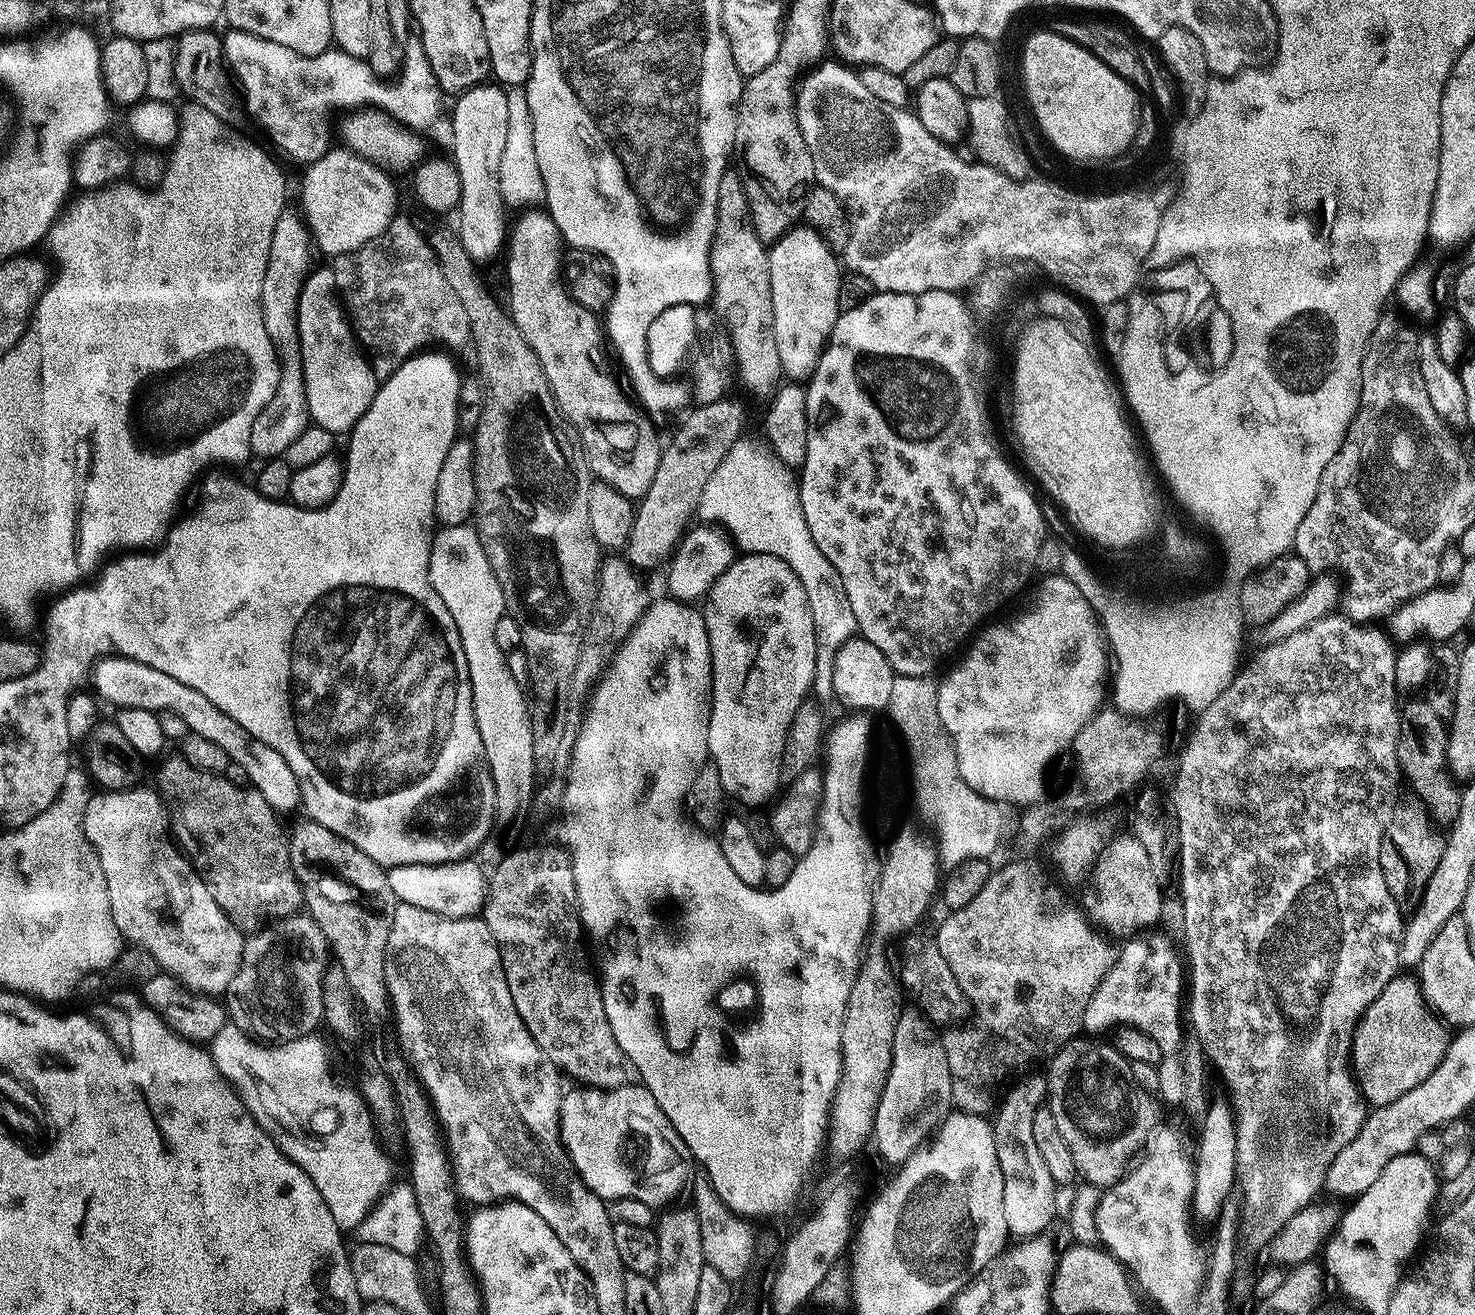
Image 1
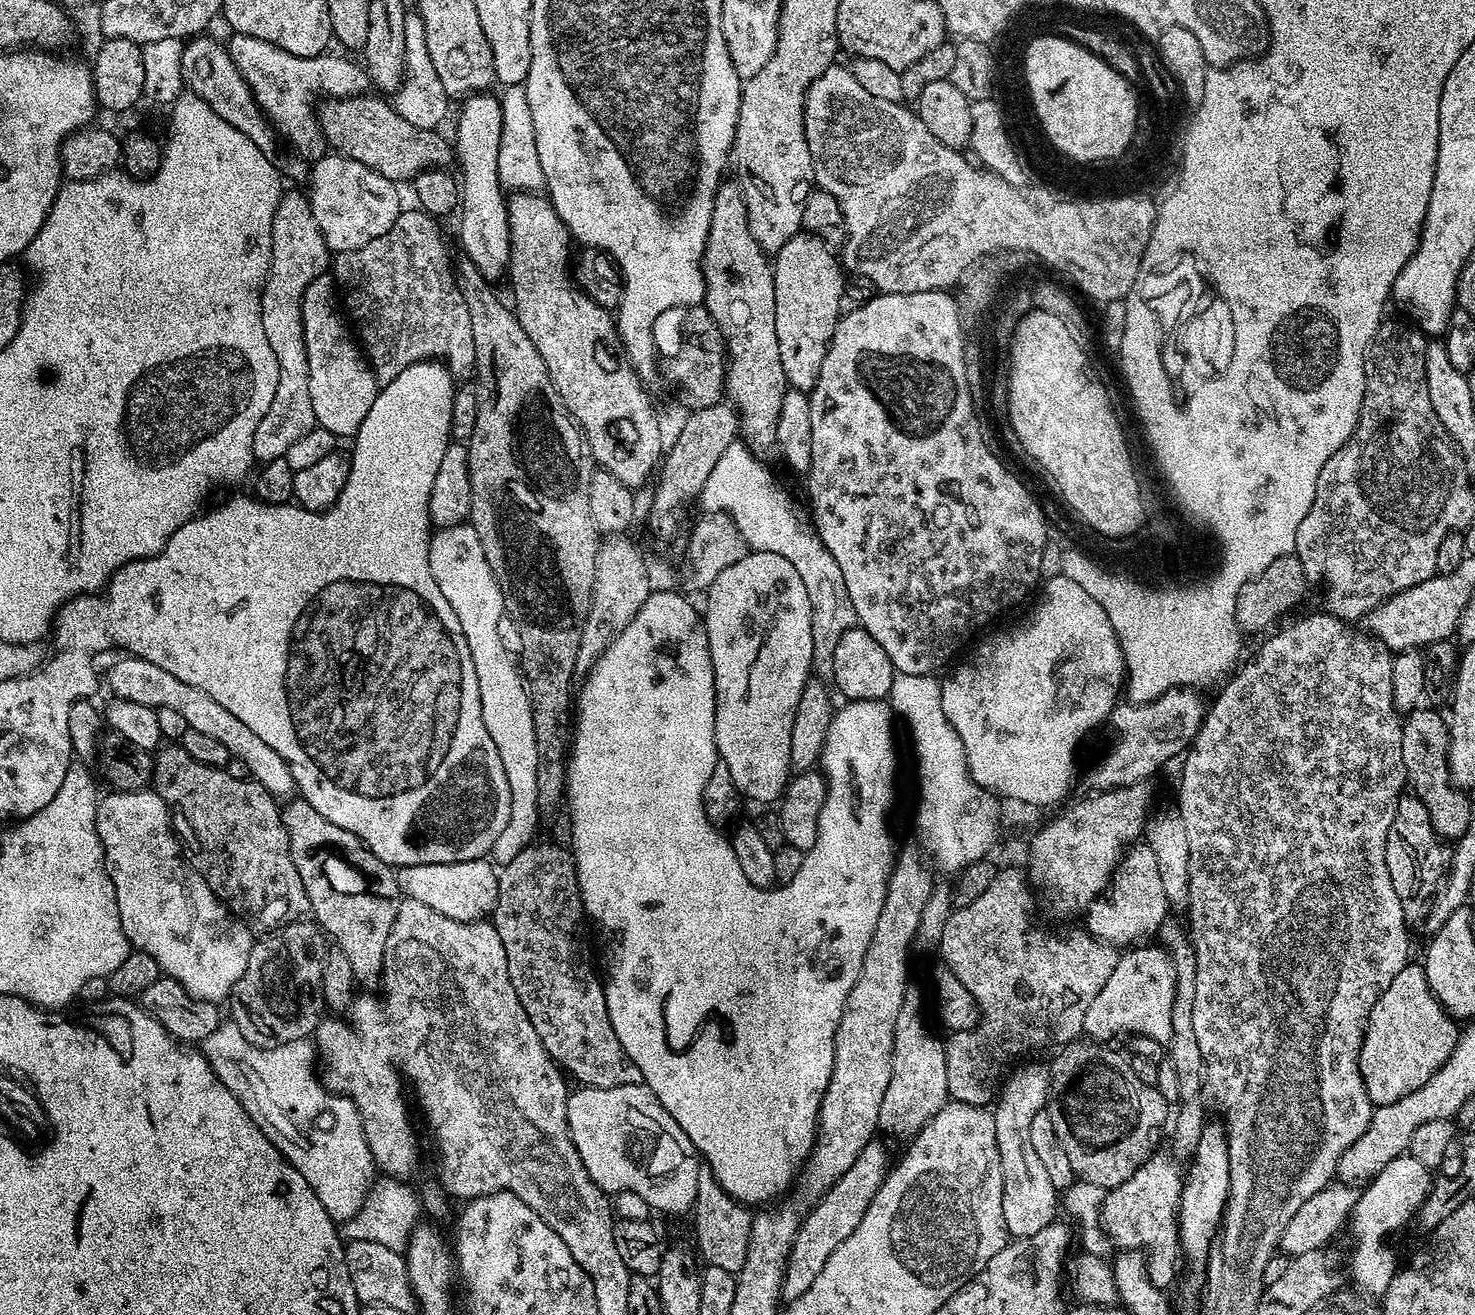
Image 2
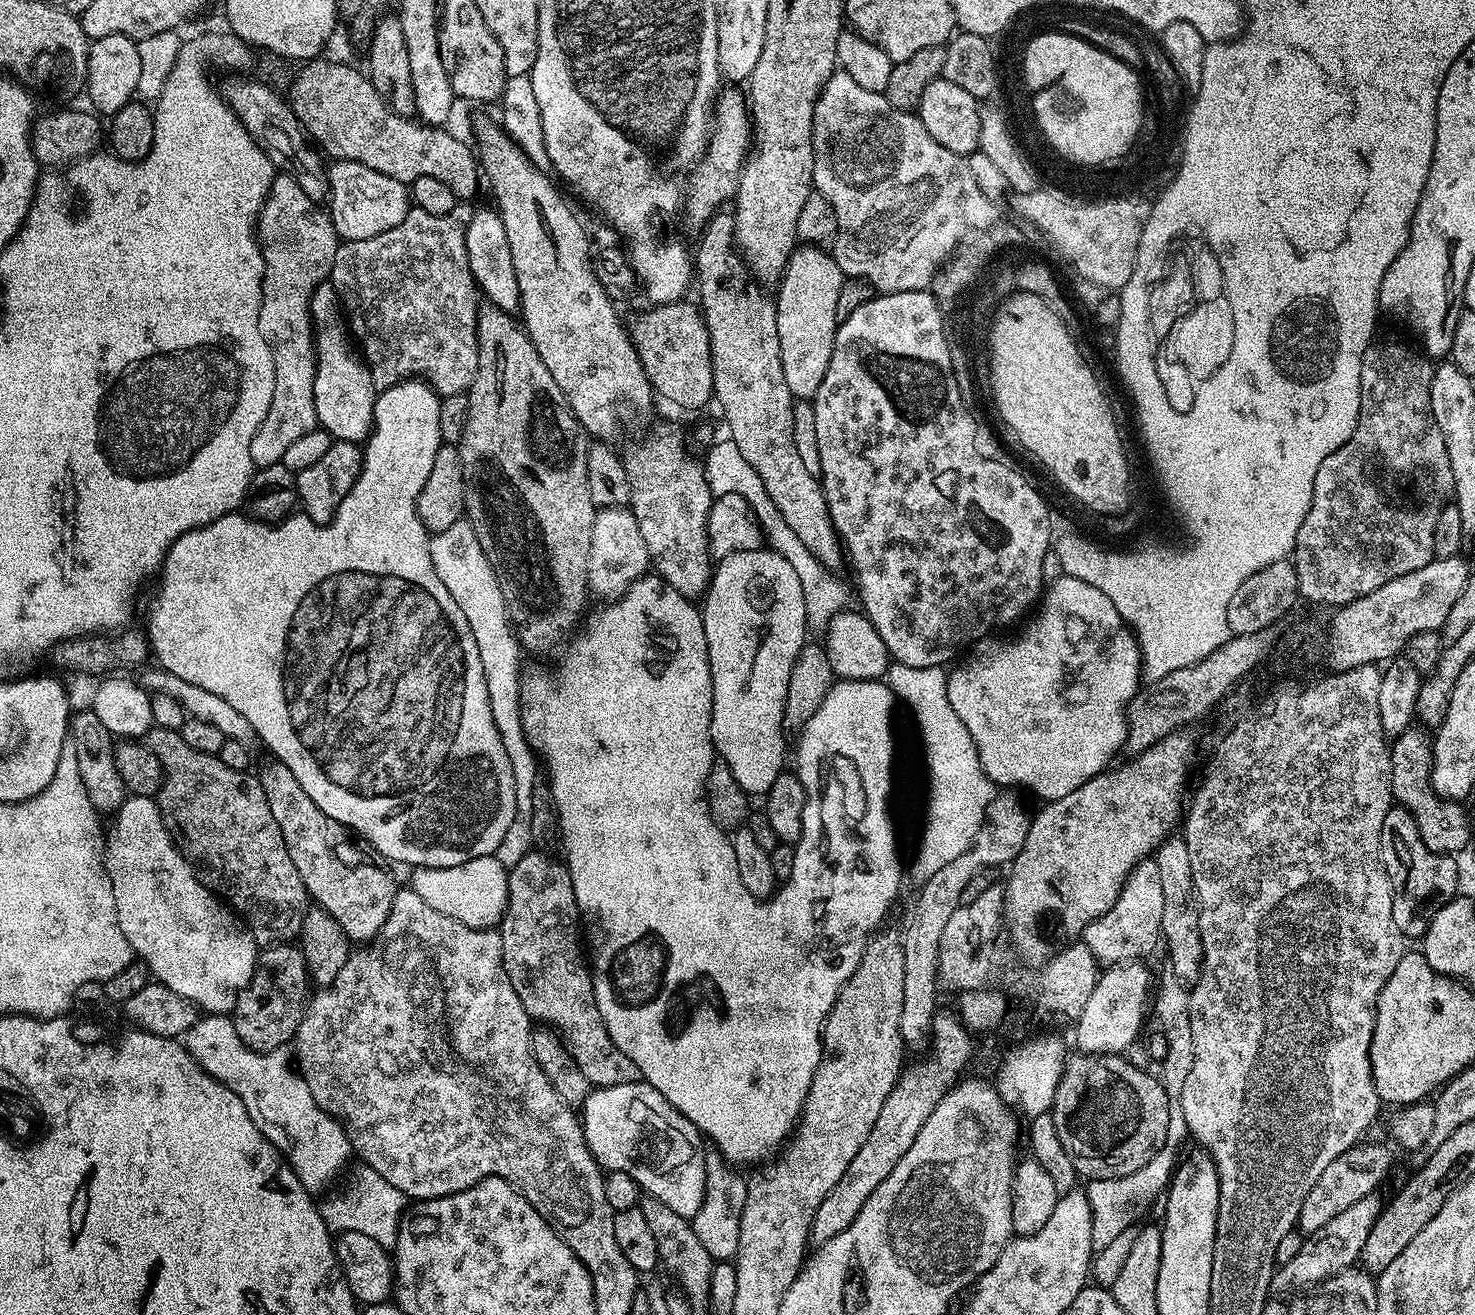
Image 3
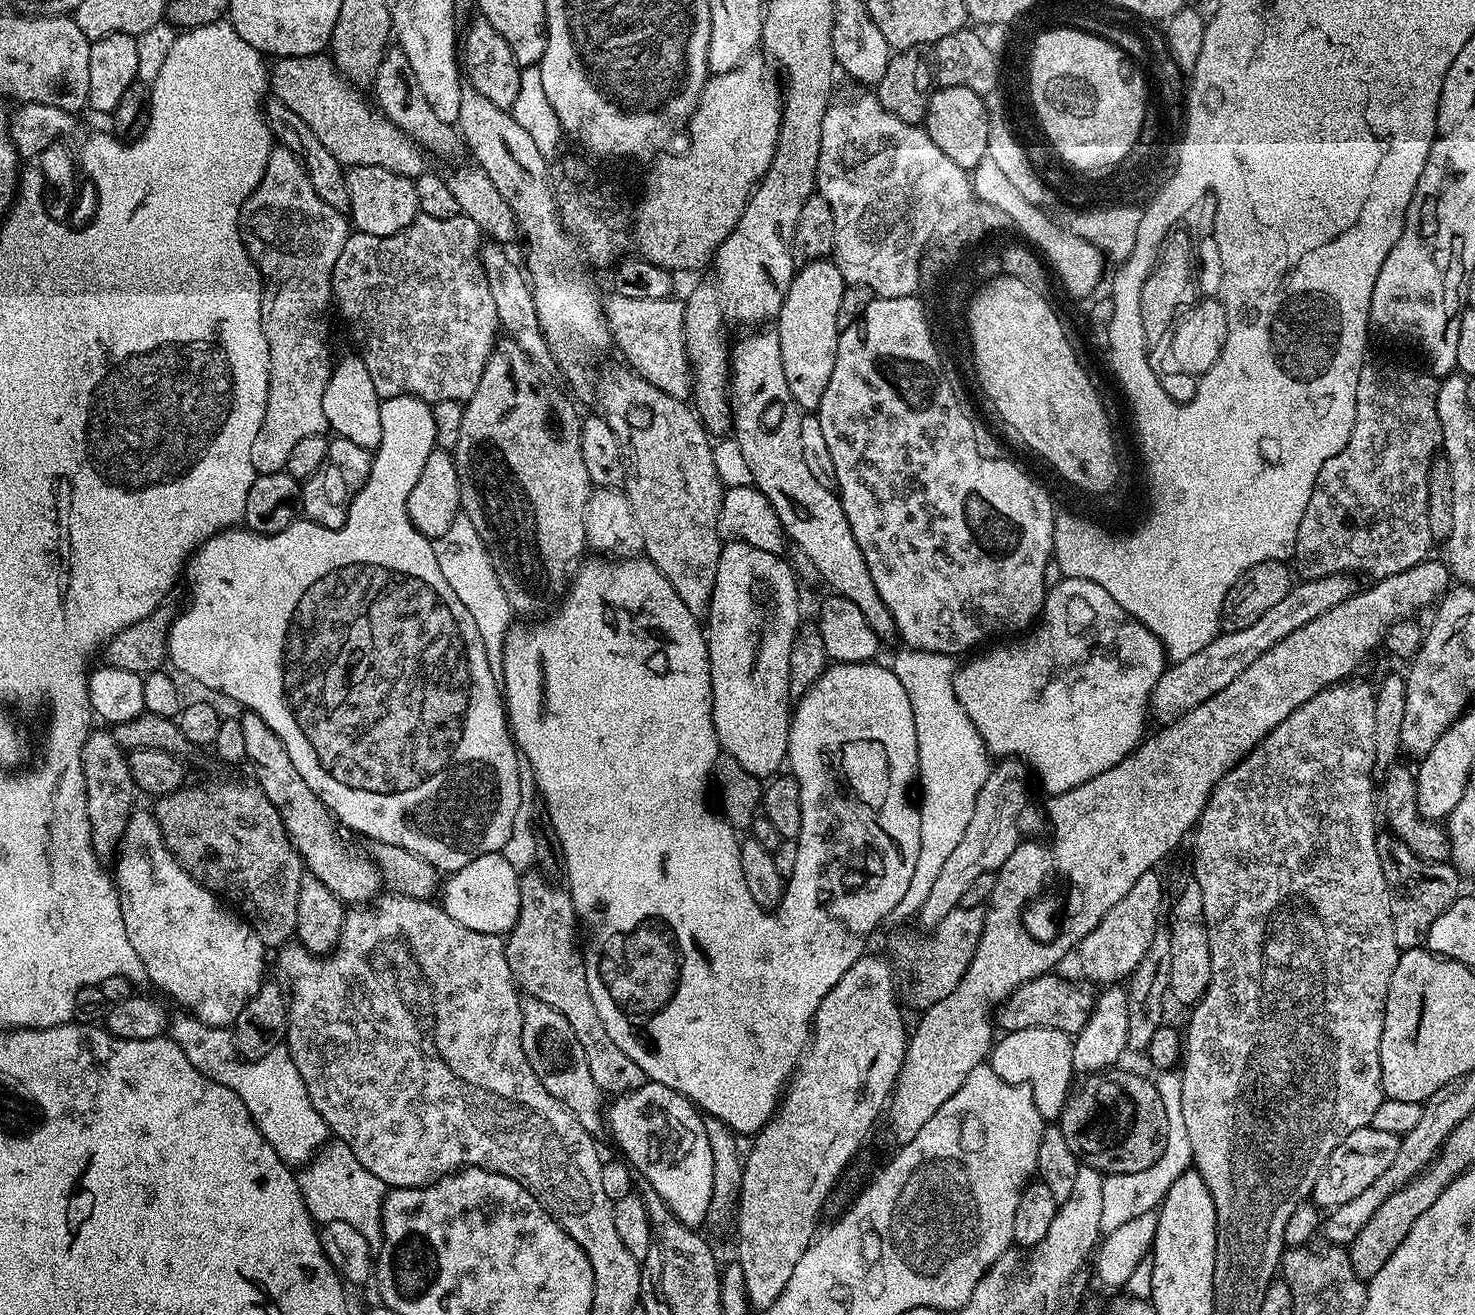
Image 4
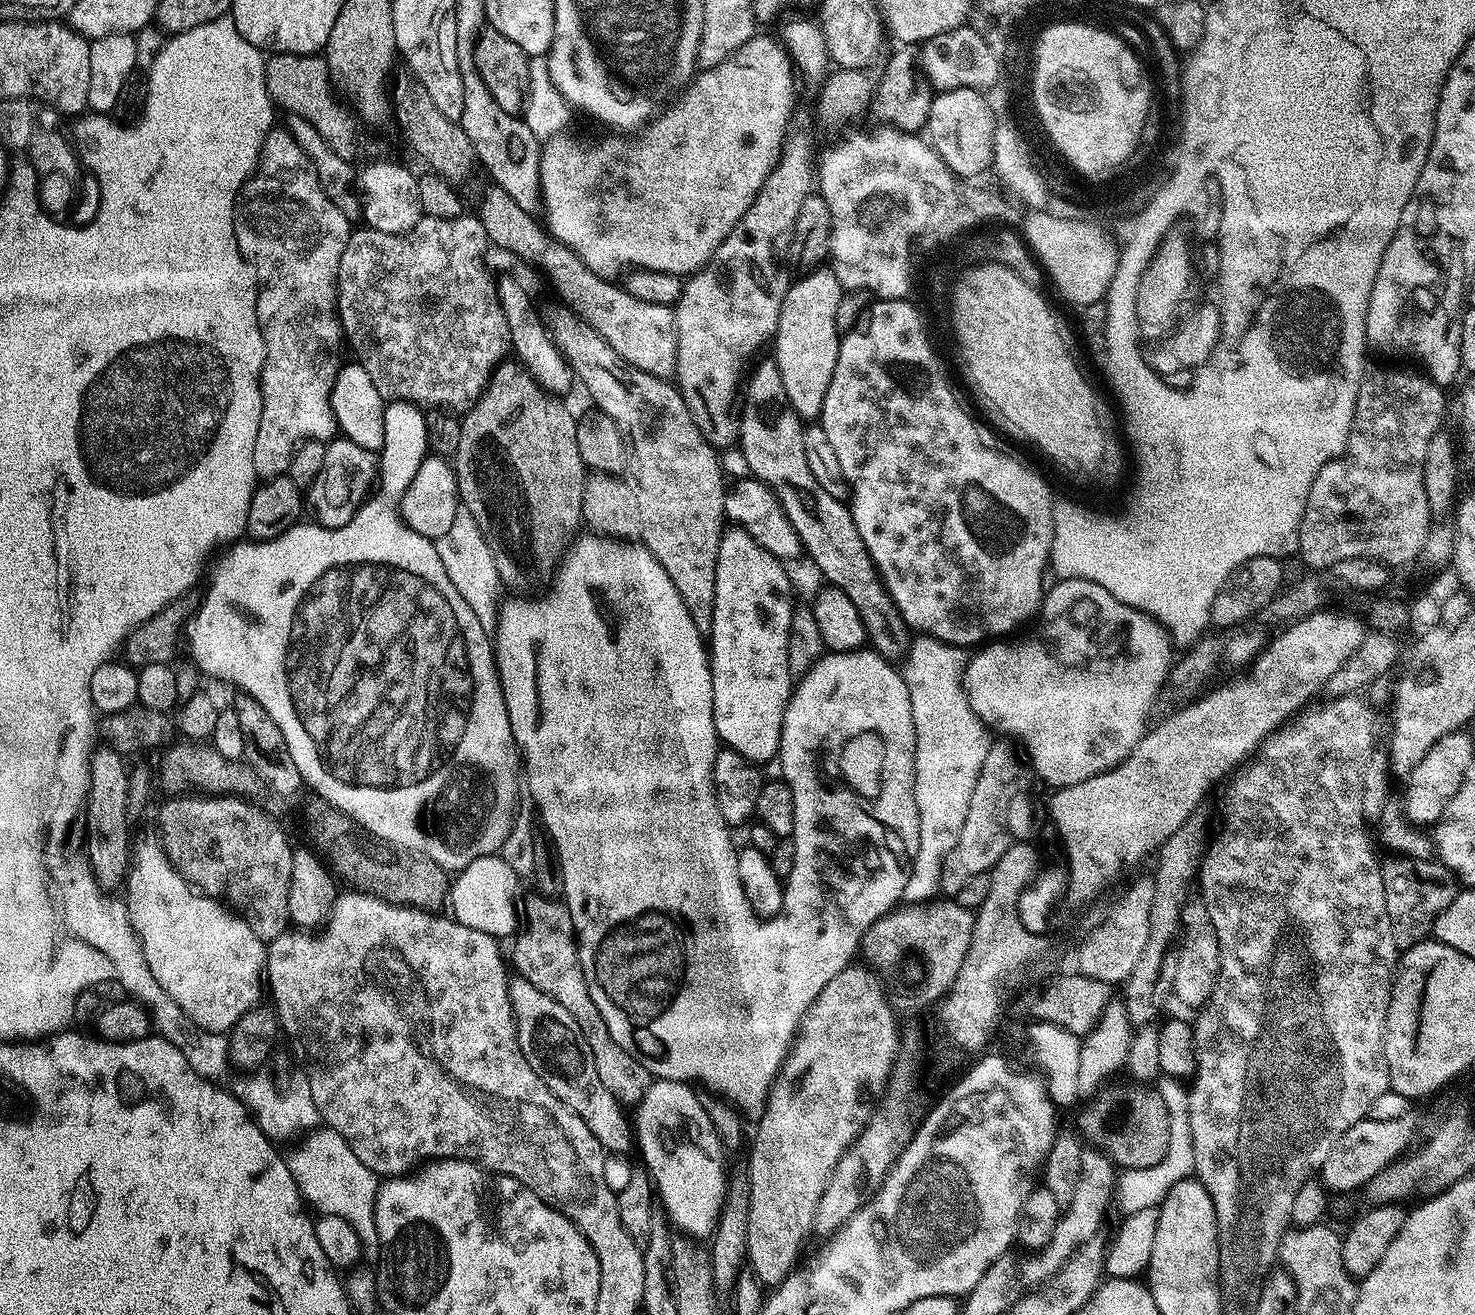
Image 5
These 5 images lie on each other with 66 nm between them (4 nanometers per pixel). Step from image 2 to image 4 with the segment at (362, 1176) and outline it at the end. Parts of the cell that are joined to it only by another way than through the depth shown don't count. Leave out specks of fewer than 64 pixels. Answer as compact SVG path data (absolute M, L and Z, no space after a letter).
M180 1014L180 1016L171 1021L170 1038L186 1054L186 1058L197 1068L206 1078L234 1090L238 1098L246 1106L250 1118L258 1126L258 1130L274 1146L274 1150L284 1159L284 1163L289 1166L304 1166L309 1163L329 1143L330 1133L322 1114L314 1110L310 1102L310 1094L306 1094L306 1086L302 1082L302 1074L292 1061L292 1055L289 1054L287 1047L281 1046L266 1054L257 1060L245 1060L236 1050L236 1037L228 1028L219 1028L203 1024L191 1014Z

